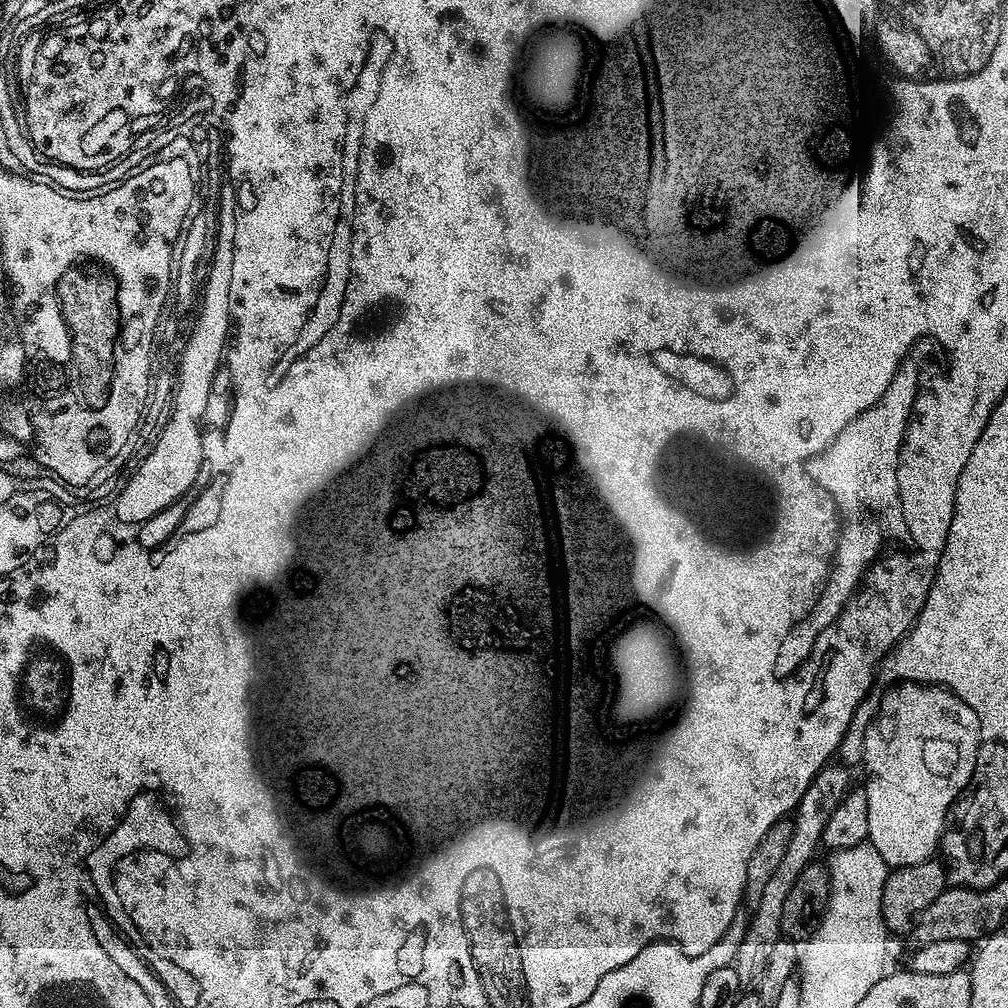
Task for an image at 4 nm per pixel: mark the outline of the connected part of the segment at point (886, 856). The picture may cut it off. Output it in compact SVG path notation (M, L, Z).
M901 682L885 692L888 693L884 697L879 697L876 715L872 717L864 735L862 769L868 775L868 781L862 784L862 791L866 794L866 806L870 806L867 843L882 854L882 862L886 862L889 869L895 870L925 864L937 855L946 821L954 805L961 799L960 791L971 785L982 737L978 714L974 714L974 710L970 710L962 698L947 688Z

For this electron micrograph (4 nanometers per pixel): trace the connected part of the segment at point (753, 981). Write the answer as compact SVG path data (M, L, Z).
M829 763L816 775L814 782L810 782L806 794L802 794L800 805L794 813L792 837L790 847L786 850L786 858L782 858L782 863L774 870L770 882L766 882L766 890L762 890L762 898L754 906L753 912L756 913L753 914L752 921L747 921L738 950L734 953L734 967L741 989L759 989L766 974L766 966L770 963L774 945L782 938L782 909L786 903L786 894L790 894L794 882L798 882L798 874L802 874L802 870L806 870L806 866L813 863L815 856L812 855L815 854L816 847L821 847L830 816L834 814L834 810L838 810L838 804L853 787L848 772L849 769L839 763Z

